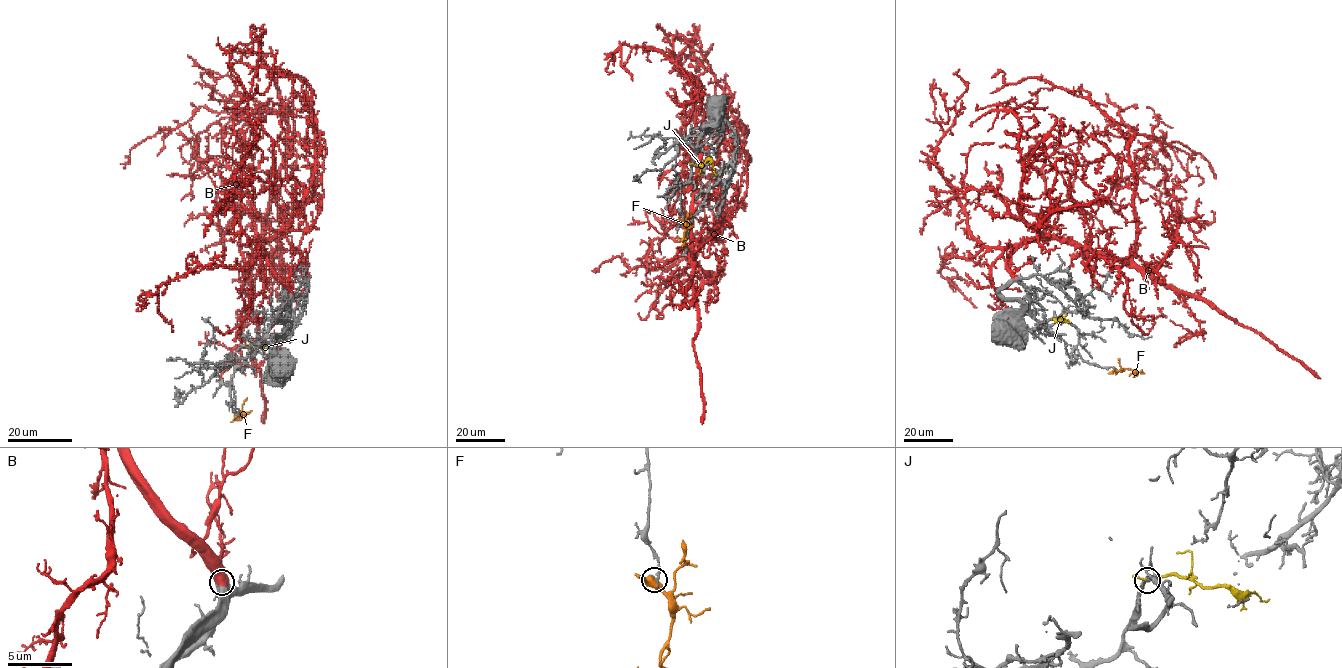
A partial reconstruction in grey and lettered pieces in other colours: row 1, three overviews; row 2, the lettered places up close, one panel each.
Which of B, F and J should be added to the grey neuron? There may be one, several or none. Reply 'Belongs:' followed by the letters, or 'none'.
Belongs: B

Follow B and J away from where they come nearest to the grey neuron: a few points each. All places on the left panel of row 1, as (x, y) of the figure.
B: (291, 293), (258, 242), (249, 269), (286, 135), (286, 110), (251, 27), (256, 35)
J: (251, 346), (281, 350)

